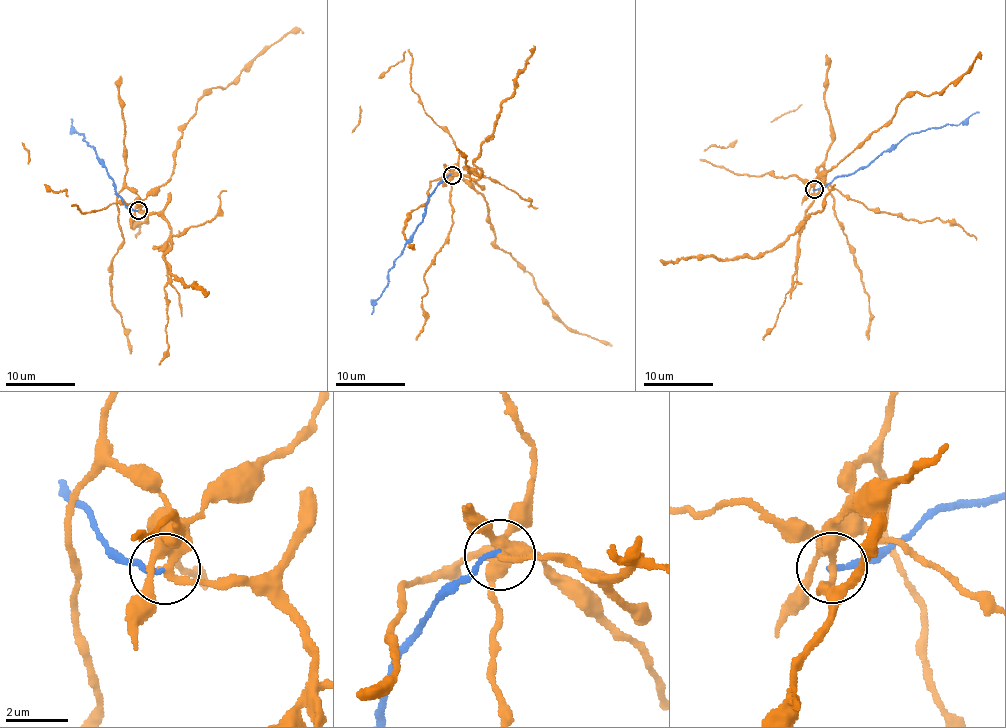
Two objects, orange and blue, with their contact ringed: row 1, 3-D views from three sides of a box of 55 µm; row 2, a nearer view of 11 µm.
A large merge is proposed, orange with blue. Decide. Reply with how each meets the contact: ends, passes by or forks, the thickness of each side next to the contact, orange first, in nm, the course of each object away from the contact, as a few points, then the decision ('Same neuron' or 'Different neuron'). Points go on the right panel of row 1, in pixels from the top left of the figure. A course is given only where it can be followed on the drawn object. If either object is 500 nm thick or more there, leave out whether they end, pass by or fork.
At the ring orange forks. At the ring blue ends. Thickness 260 nm (orange) against 150 nm. Course of orange: (814, 189), (813, 181), (889, 122), (899, 103), (914, 91), (931, 95), (956, 82), (977, 56), (980, 60). Course of blue: (814, 189), (824, 188), (838, 176), (852, 174), (869, 165), (912, 133), (960, 124), (979, 111). Different neuron

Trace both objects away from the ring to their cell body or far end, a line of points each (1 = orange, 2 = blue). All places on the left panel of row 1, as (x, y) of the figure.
1: (138, 210), (170, 179), (184, 125), (196, 103), (212, 87), (226, 87), (289, 32), (304, 34)
2: (136, 209), (128, 208), (116, 192), (114, 181), (93, 146), (78, 132), (72, 118)

